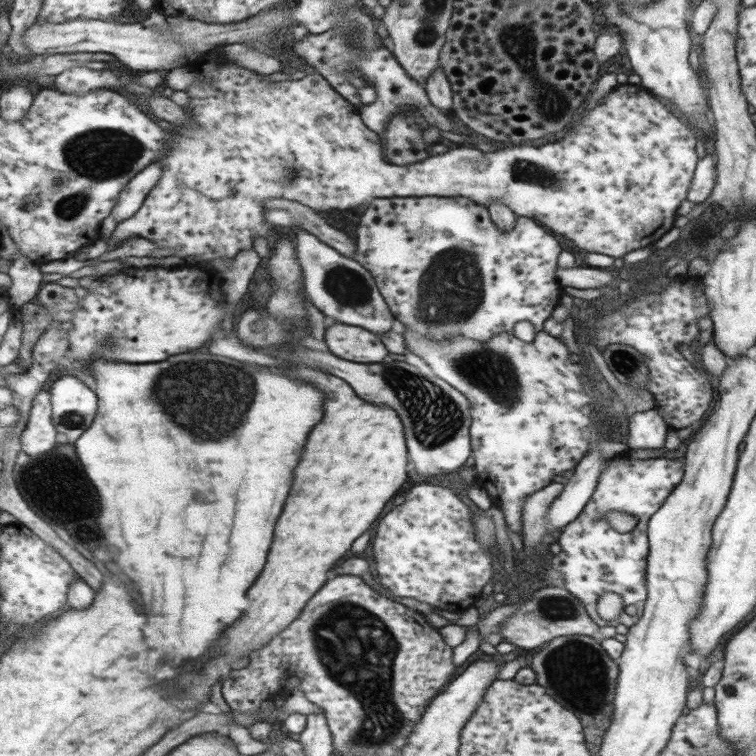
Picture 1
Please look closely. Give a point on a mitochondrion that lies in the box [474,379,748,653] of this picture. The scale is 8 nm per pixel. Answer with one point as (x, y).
(551, 607)

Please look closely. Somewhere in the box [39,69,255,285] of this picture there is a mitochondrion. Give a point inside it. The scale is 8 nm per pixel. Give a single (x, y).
(95, 155)

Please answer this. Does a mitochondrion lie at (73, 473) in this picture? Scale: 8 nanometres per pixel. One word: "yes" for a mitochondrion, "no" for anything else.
no

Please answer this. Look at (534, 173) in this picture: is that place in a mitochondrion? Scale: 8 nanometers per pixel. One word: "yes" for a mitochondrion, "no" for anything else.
yes

